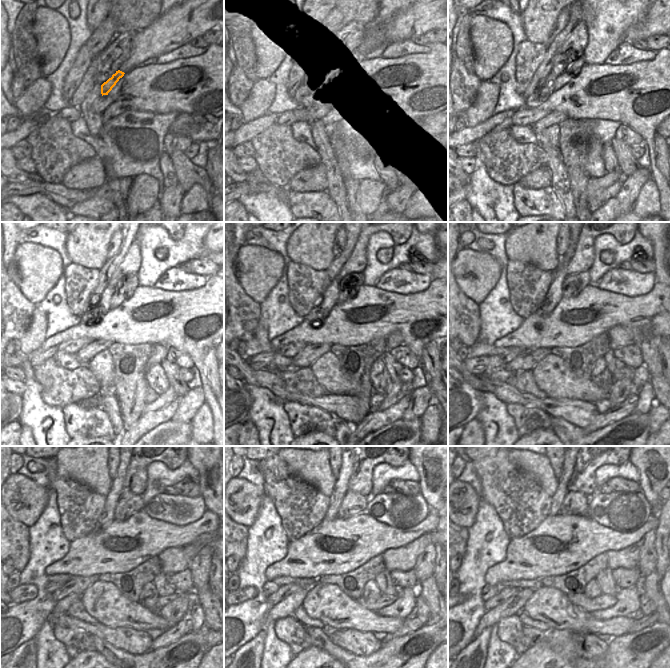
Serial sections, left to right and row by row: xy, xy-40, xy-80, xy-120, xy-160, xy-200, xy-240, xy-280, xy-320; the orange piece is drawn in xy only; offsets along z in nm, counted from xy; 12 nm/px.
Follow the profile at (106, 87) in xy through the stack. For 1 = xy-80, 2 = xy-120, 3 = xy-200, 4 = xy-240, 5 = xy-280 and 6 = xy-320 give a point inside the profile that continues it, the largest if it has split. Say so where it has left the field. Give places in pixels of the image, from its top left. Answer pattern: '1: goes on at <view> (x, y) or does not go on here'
1: goes on at xy-80 (566, 75)
2: goes on at xy-120 (126, 285)
3: goes on at xy-200 (573, 284)
4: goes on at xy-240 (126, 507)
5: goes on at xy-280 (353, 504)
6: goes on at xy-320 (575, 503)

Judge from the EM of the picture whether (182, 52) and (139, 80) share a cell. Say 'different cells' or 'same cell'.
different cells

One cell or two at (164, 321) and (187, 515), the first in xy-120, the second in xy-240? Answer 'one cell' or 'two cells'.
two cells

